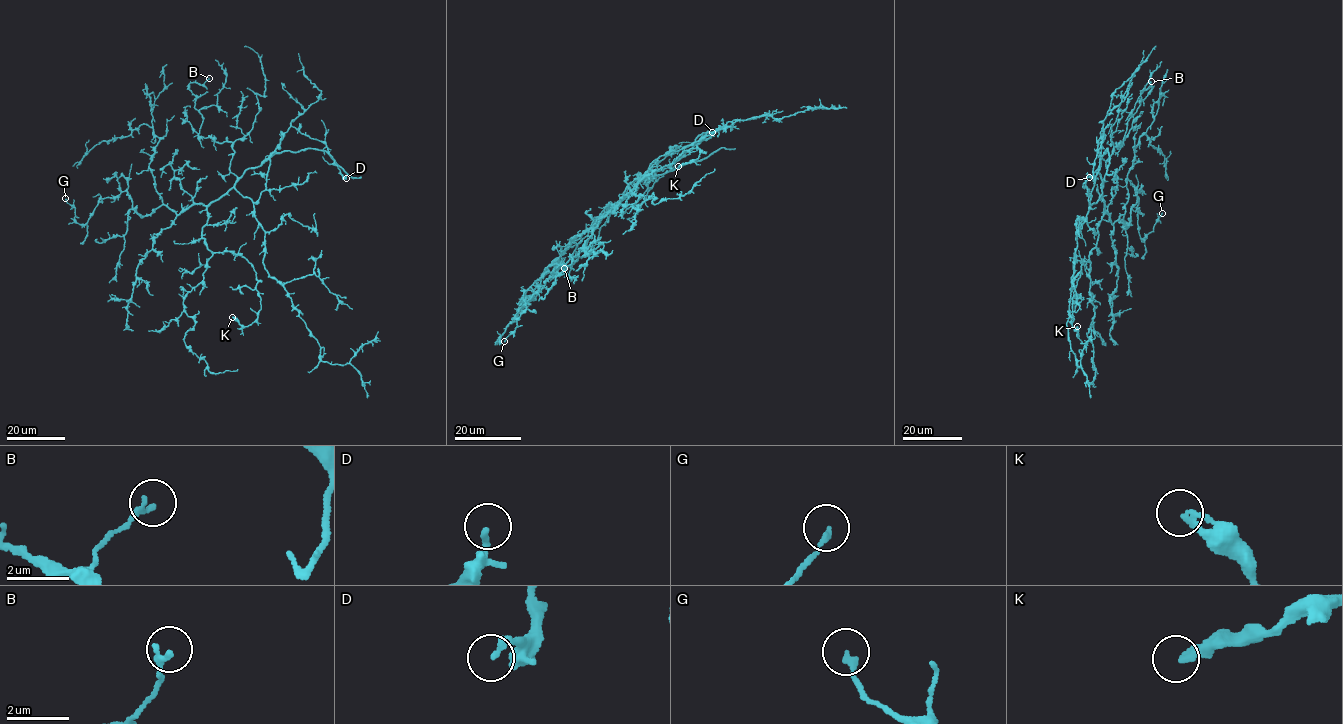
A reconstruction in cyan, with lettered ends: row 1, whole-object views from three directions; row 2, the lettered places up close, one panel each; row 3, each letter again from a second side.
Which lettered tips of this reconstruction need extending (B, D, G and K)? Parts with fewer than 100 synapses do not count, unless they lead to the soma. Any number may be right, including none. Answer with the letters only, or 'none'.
none

